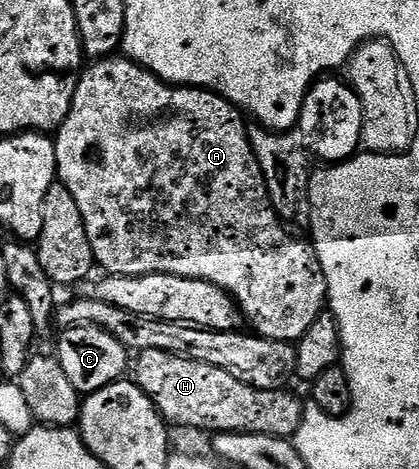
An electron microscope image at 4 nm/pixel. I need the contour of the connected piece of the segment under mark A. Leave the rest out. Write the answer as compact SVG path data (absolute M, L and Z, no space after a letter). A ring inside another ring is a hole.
M111 57L91 62L83 70L76 85L76 97L72 97L72 109L68 117L58 128L54 139L56 149L57 182L62 183L72 197L76 197L76 205L80 209L80 217L84 217L84 229L88 229L88 241L92 245L95 264L103 272L112 275L179 275L189 279L203 279L220 289L224 289L242 310L243 316L251 323L253 330L264 339L275 339L285 343L294 343L308 333L308 325L316 321L316 317L324 314L327 306L326 278L324 269L314 252L313 242L297 239L289 235L287 224L279 219L266 191L266 182L260 169L260 161L256 161L256 153L250 144L250 127L243 112L230 103L217 91L208 91L200 87L180 87L163 83L147 67L142 67L129 57ZM166 115L159 123L146 123L141 127L142 119L158 119Z

